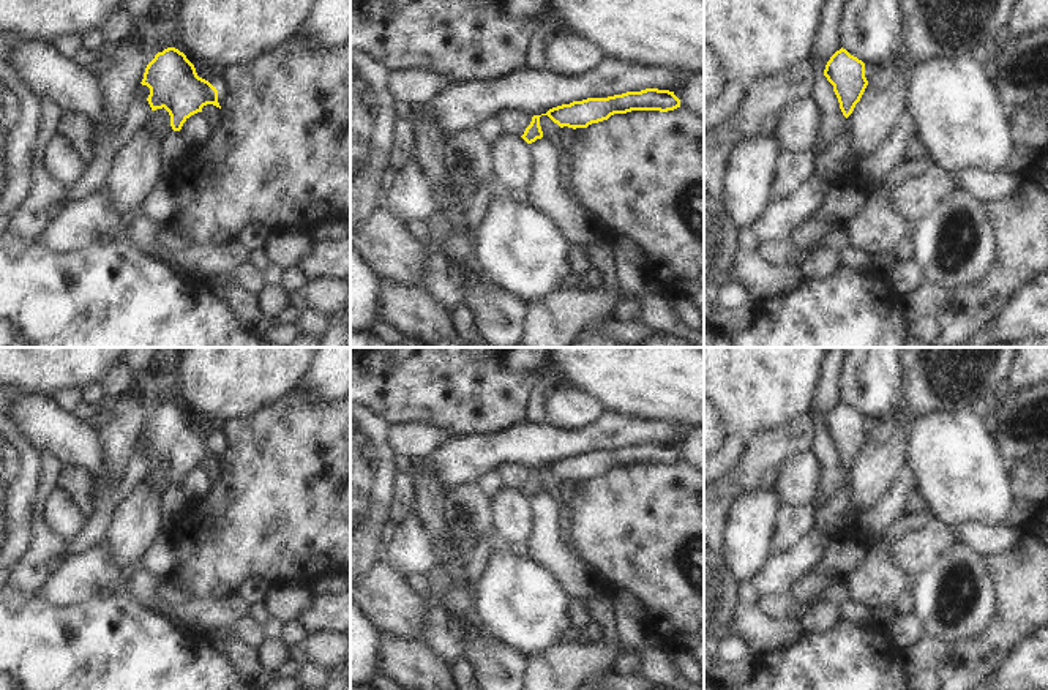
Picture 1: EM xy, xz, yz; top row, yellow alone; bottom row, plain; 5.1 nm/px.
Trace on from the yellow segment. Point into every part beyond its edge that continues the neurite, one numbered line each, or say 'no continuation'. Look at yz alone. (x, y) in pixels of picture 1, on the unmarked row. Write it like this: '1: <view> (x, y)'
no continuation

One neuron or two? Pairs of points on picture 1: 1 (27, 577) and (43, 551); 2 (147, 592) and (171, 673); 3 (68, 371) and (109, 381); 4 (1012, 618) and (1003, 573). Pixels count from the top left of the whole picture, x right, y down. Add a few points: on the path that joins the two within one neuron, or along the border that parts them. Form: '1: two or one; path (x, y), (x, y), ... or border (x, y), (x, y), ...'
1: one; path (29, 570), (29, 566), (37, 558)
2: two; border (125, 592), (160, 614)
3: two; border (116, 363), (98, 381)
4: one; path (1012, 607), (1012, 584)

